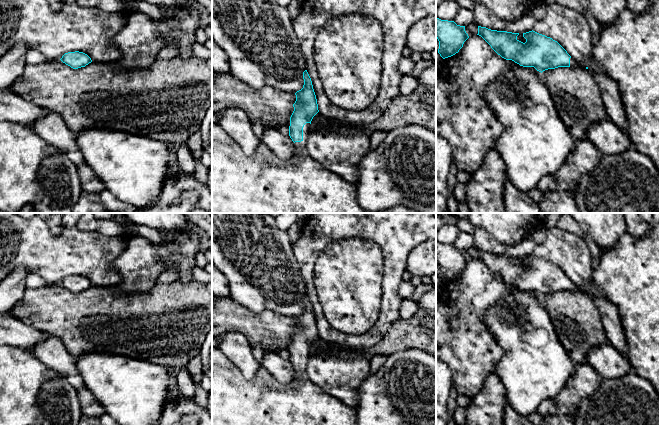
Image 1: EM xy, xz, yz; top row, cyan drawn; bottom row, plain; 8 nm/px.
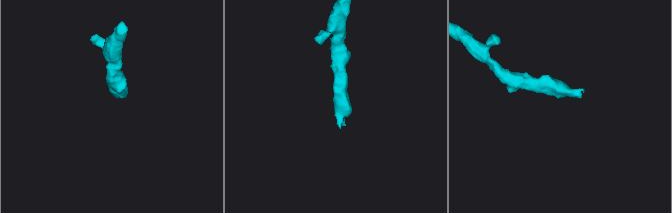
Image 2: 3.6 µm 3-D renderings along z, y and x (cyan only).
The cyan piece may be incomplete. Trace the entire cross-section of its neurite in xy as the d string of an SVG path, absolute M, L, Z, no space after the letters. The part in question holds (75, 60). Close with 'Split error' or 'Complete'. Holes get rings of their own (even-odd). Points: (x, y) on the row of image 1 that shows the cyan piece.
M79 51L65 53L60 60L73 69L85 67L92 62L87 54Z. Complete

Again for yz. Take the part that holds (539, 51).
M478 26L477 35L481 36L502 58L512 60L523 67L534 67L541 73L558 67L581 67L586 69L584 63L574 60L557 41L533 30L523 33L523 37L526 39L525 43L517 39L519 33L491 30L481 26Z. Split error

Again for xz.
M305 70L303 72L303 88L295 93L296 101L293 104L294 111L290 117L289 136L295 145L295 154L289 160L283 160L277 157L273 151L263 142L260 142L253 155L245 155L239 145L228 136L228 134L217 124L212 124L212 213L423 213L406 206L395 206L382 211L366 211L358 203L357 189L355 184L350 183L338 175L325 169L321 164L314 160L307 150L307 138L310 130L310 124L313 117L319 112L316 95L313 89L311 78Z. Split error

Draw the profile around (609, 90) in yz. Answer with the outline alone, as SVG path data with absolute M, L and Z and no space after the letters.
M593 73L593 76L599 87L608 118L623 132L626 132L628 119L617 83L611 77L603 74Z

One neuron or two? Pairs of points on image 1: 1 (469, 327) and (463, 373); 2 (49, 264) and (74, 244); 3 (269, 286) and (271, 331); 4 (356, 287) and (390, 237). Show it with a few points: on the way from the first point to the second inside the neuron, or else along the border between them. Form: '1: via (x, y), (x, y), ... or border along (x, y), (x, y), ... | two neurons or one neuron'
1: via (468, 338), (468, 362) | one neuron
2: via (55, 258), (62, 256), (68, 250) | one neuron
3: border along (247, 308), (255, 312), (274, 311), (293, 316) | two neurons
4: border along (362, 237), (372, 240), (380, 249), (383, 274) | two neurons

